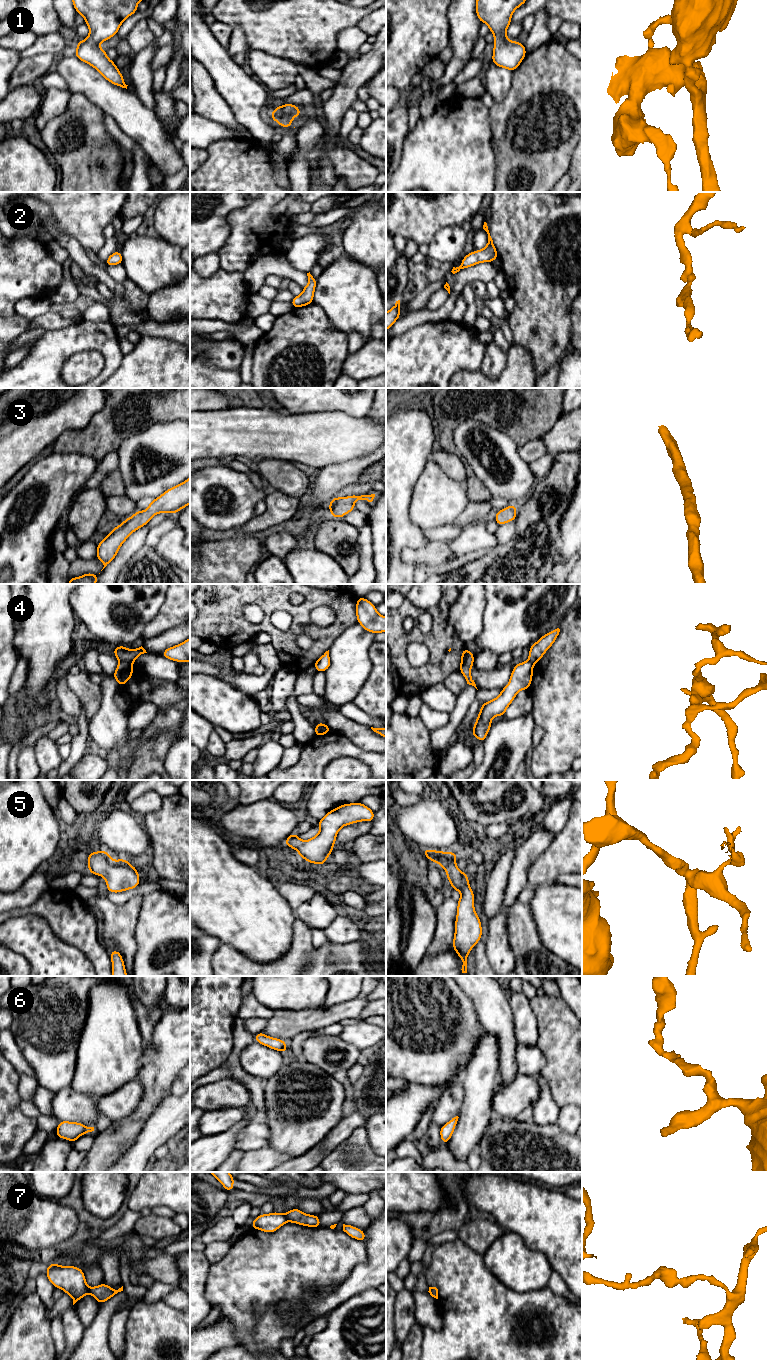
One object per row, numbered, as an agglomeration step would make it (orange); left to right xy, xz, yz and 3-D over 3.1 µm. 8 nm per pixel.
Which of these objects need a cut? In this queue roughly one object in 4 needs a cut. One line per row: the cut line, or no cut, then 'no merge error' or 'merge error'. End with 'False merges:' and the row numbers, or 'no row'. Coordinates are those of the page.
1: no cut | no merge error
2: no cut | no merge error
3: no cut | no merge error
4: xy (119, 661), (127, 661), (132, 664) | merge error
5: no cut | no merge error
6: no cut | no merge error
7: xz (283, 1214), (287, 1220) | merge error
False merges: 4, 7

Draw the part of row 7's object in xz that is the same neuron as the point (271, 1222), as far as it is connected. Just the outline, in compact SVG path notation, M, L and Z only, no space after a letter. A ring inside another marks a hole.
M273 1212L260 1214L251 1224L251 1229L258 1229L263 1232L273 1233L287 1222L284 1214Z

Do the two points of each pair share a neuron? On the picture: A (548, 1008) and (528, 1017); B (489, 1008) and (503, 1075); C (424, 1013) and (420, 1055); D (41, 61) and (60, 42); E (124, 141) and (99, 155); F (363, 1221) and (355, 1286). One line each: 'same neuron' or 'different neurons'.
A: different neurons
B: same neuron
C: same neuron
D: different neurons
E: different neurons
F: different neurons

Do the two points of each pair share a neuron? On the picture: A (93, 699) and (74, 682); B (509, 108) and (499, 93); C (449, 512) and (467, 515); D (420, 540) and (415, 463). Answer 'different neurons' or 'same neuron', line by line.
A: same neuron
B: different neurons
C: different neurons
D: same neuron

